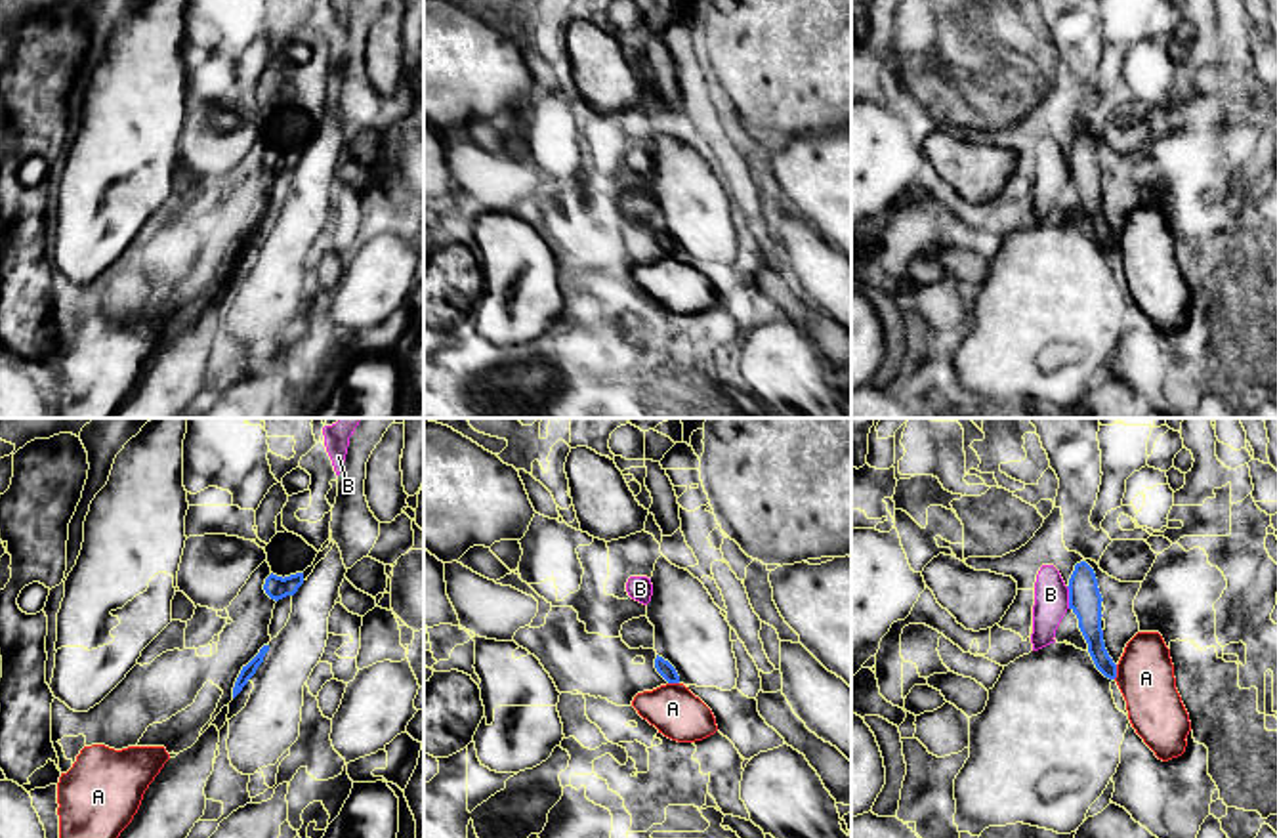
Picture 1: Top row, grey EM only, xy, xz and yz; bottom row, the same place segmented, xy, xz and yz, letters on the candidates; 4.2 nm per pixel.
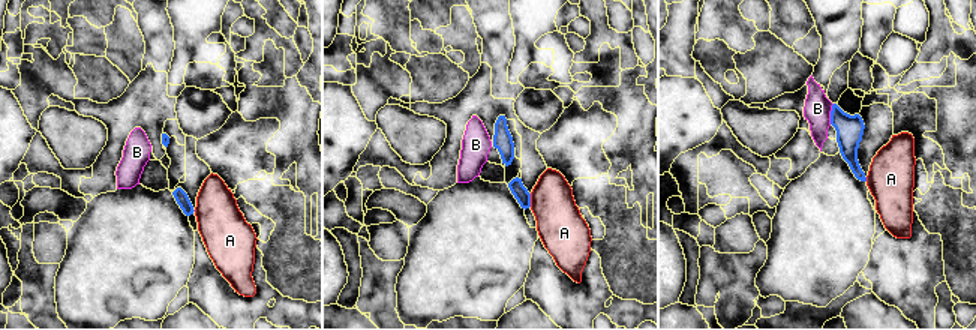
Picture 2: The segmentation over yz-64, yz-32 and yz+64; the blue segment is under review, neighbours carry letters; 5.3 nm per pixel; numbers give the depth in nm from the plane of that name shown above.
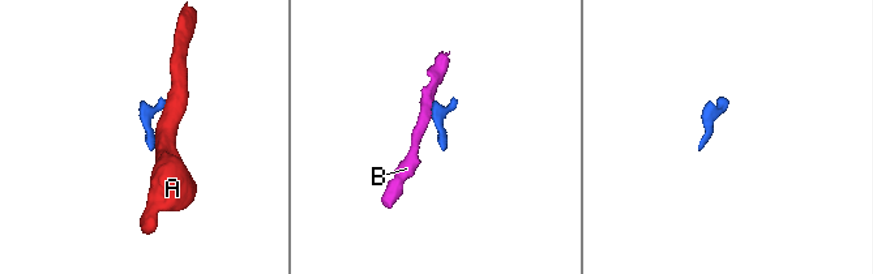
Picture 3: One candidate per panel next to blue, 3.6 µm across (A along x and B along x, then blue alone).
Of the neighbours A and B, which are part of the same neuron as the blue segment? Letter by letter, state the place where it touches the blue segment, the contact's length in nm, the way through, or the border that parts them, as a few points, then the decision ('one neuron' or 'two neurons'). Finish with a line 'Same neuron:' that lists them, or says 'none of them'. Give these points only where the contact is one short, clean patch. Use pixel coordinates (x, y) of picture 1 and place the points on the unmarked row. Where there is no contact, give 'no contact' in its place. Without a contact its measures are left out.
A: meets blue in yz at (1115, 245); contact 70 nm long; two neurons
B: meets blue in yz at (1069, 170); contact 100 nm long; border along yz (1066, 159), (1069, 180); two neurons
Same neuron: none of them

